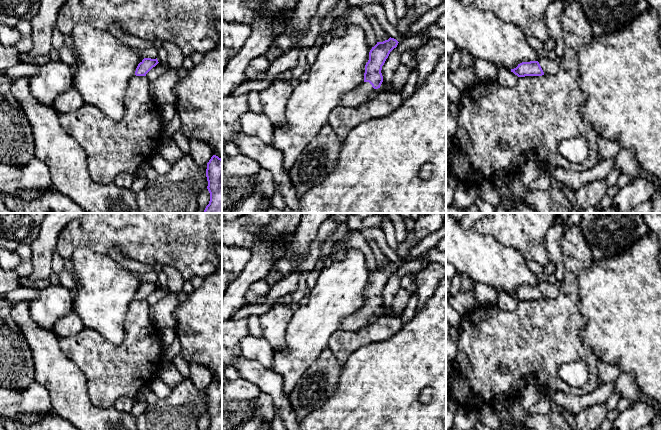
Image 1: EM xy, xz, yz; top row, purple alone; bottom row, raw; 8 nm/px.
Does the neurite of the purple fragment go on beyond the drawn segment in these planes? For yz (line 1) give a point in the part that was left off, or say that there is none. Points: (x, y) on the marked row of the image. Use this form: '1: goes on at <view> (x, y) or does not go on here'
1: goes on at yz (549, 67)

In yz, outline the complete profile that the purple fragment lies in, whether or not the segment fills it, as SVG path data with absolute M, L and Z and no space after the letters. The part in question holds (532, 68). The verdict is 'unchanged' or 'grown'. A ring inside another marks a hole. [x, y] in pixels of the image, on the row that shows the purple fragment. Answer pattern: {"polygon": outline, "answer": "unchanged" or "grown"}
{"polygon": "M540 58L538 61L522 62L511 69L518 77L553 75L559 70L559 59Z", "answer": "grown"}

